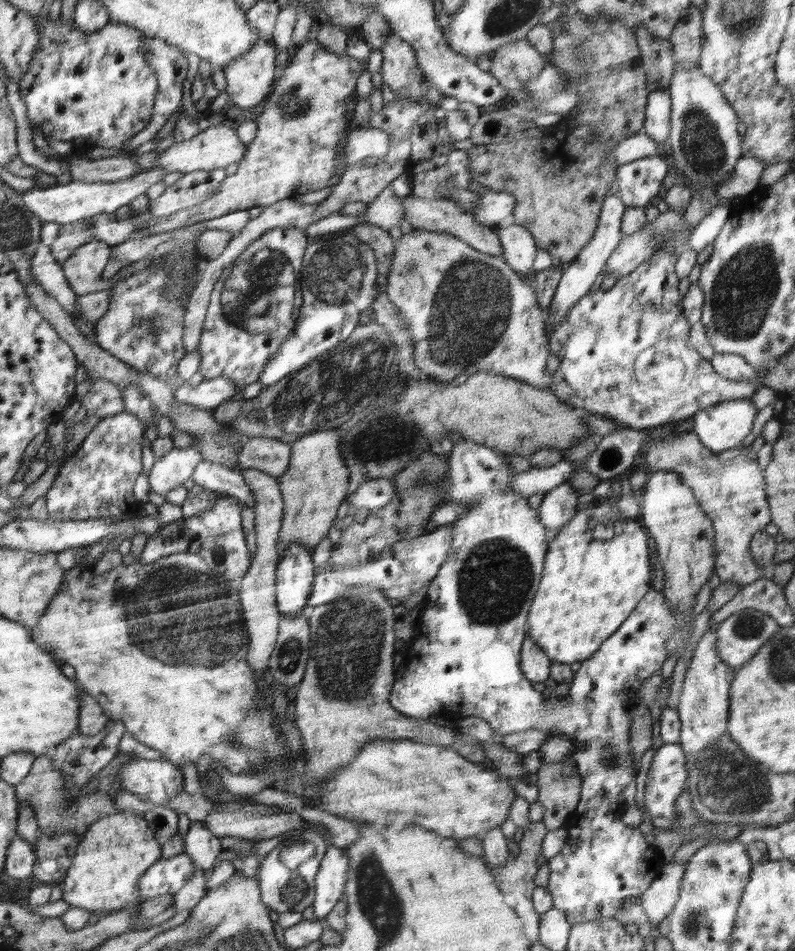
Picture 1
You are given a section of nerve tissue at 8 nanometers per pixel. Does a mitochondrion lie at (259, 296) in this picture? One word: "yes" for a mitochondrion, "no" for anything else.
yes

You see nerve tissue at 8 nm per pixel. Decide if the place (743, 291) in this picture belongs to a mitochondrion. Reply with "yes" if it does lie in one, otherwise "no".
yes

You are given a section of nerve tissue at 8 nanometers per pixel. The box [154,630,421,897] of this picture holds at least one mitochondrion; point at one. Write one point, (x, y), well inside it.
(223, 786)

